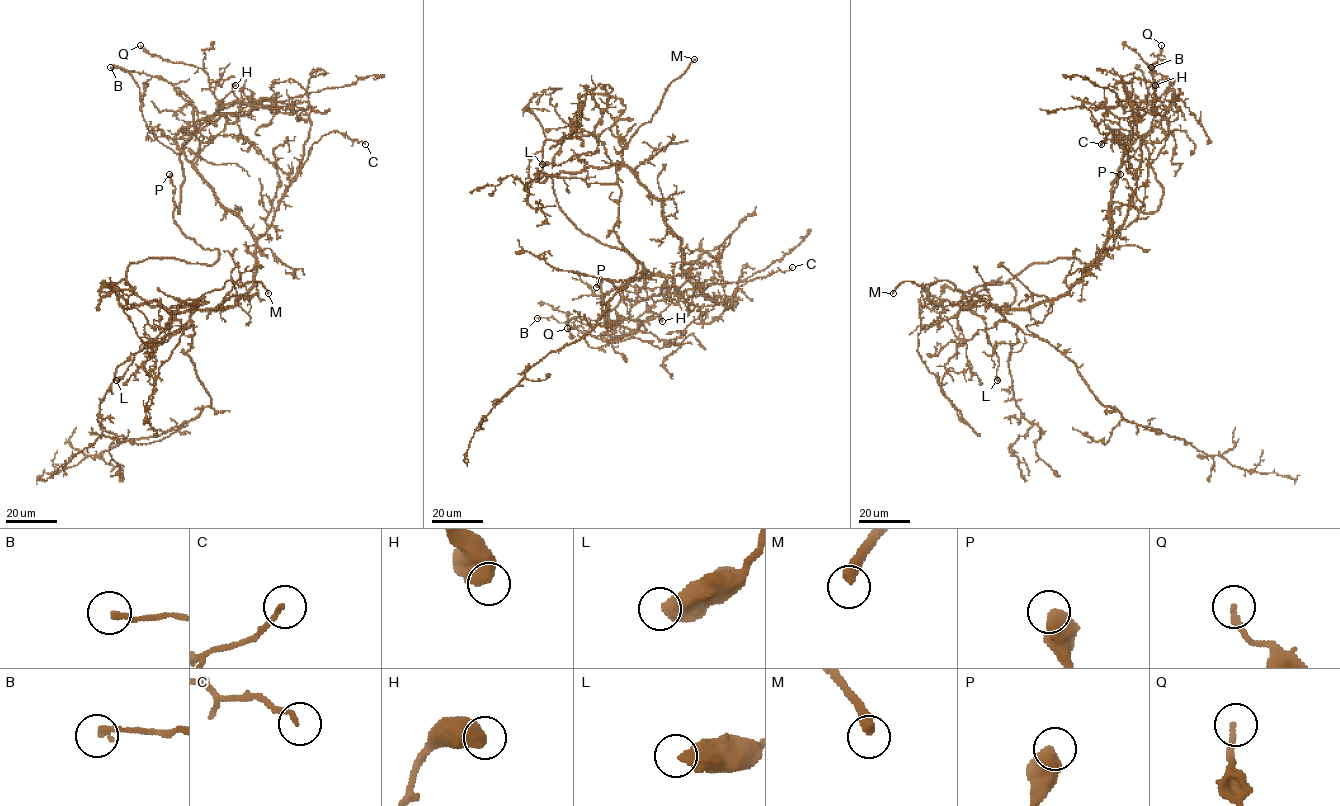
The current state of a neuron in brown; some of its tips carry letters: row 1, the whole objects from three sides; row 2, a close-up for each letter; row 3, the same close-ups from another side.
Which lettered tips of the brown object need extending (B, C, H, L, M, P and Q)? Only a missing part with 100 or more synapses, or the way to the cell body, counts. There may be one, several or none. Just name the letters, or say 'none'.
M

